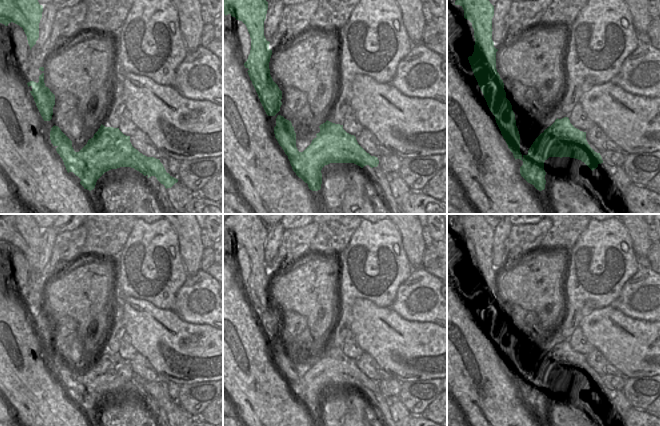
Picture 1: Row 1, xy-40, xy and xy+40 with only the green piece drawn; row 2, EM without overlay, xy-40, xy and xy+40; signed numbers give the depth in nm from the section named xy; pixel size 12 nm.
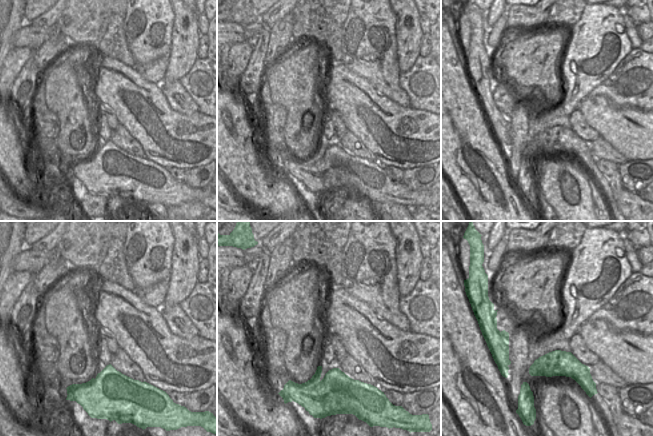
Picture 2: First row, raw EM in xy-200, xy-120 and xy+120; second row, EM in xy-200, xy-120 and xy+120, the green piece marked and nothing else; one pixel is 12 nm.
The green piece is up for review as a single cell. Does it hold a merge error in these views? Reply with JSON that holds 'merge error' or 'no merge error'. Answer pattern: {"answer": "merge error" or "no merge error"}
{"answer": "merge error"}

